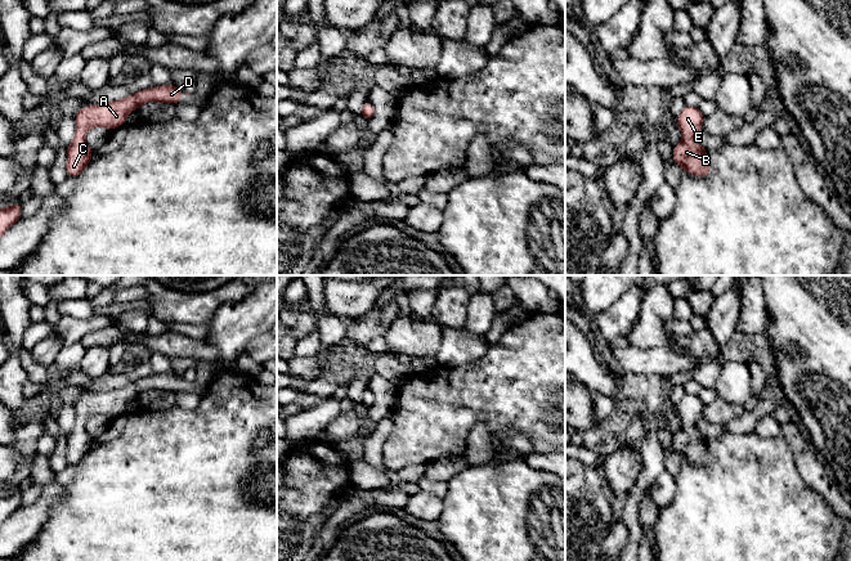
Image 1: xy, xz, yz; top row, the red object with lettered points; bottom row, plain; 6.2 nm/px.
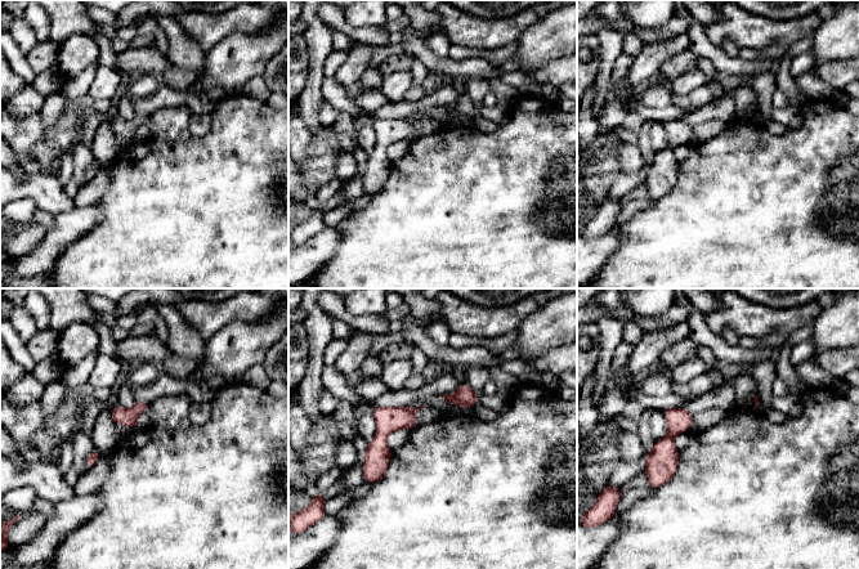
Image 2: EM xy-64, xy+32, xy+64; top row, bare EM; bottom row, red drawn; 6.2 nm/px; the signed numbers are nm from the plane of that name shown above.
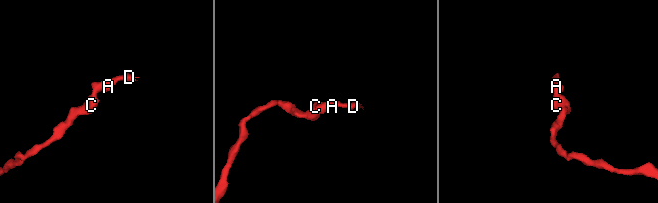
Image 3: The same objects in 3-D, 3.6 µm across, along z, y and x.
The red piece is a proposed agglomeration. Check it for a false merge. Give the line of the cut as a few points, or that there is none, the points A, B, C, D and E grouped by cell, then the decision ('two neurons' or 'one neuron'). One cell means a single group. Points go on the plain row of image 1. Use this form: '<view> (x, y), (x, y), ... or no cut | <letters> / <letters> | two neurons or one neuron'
no cut | A B C D E | one neuron

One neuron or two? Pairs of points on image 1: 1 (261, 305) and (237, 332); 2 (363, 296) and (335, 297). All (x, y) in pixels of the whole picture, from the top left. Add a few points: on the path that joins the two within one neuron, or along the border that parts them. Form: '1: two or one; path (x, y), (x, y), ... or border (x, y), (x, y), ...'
1: one; path (255, 312), (241, 326)
2: one; path (357, 296), (341, 297)

